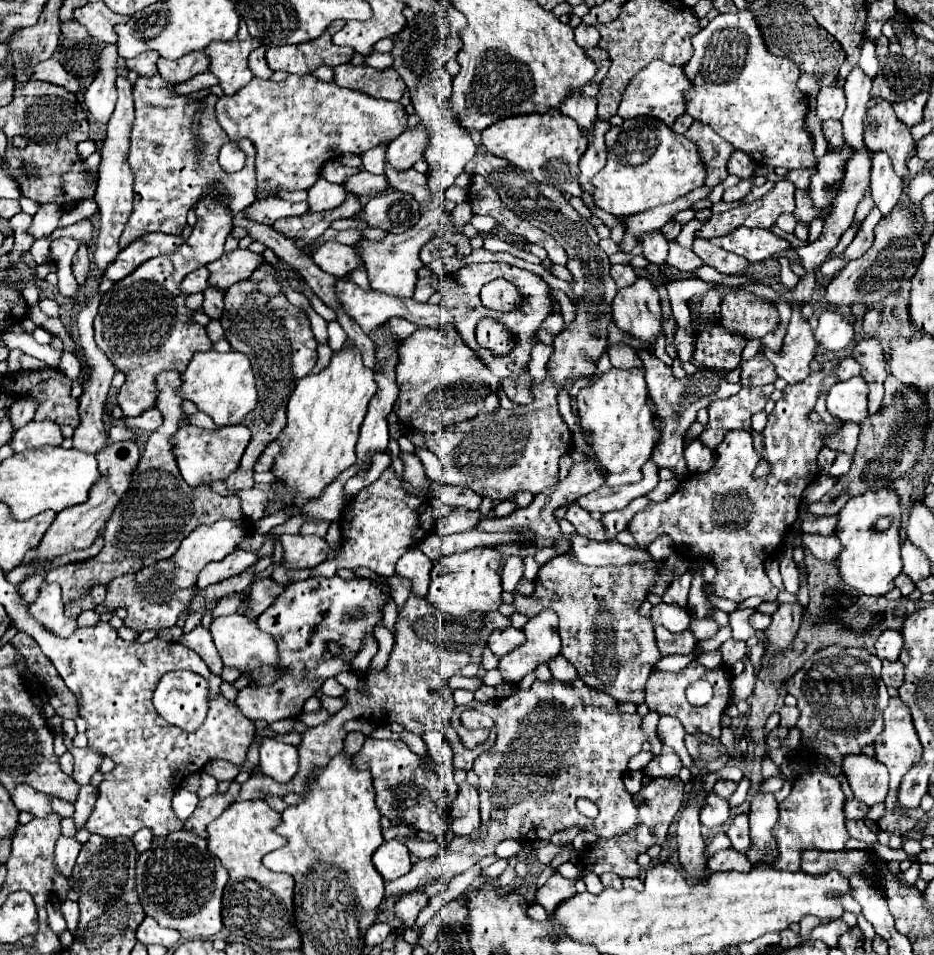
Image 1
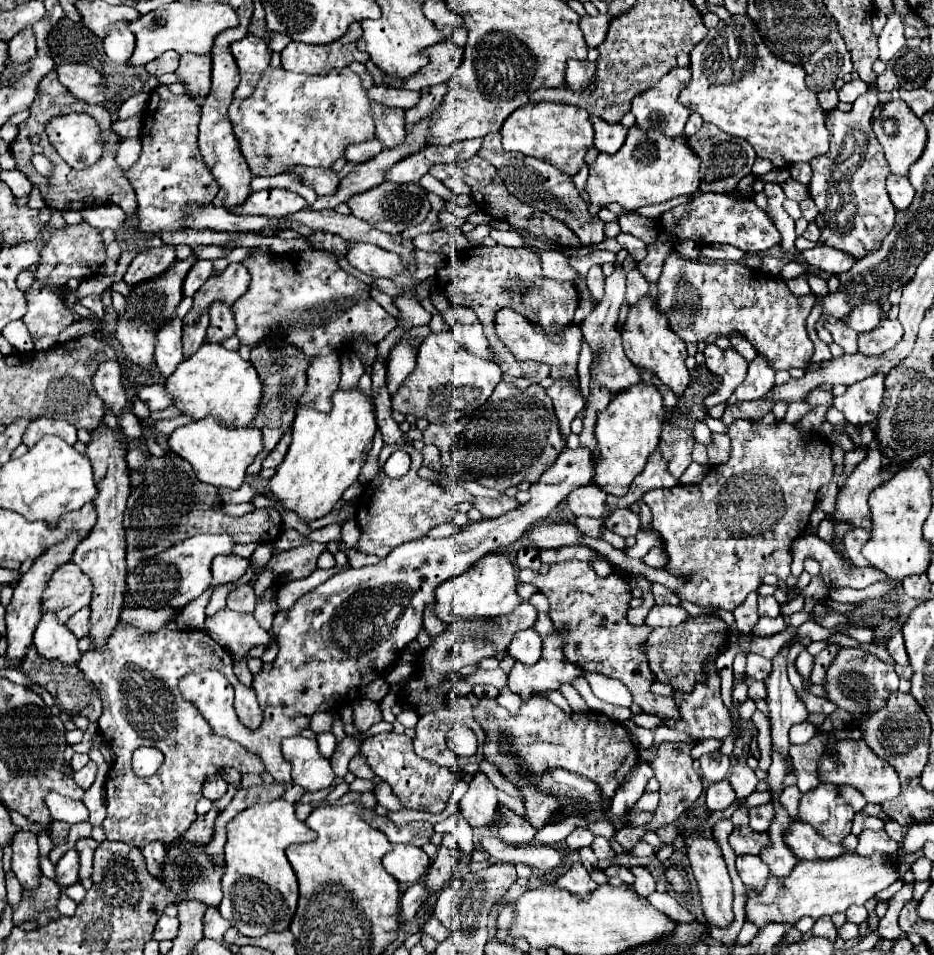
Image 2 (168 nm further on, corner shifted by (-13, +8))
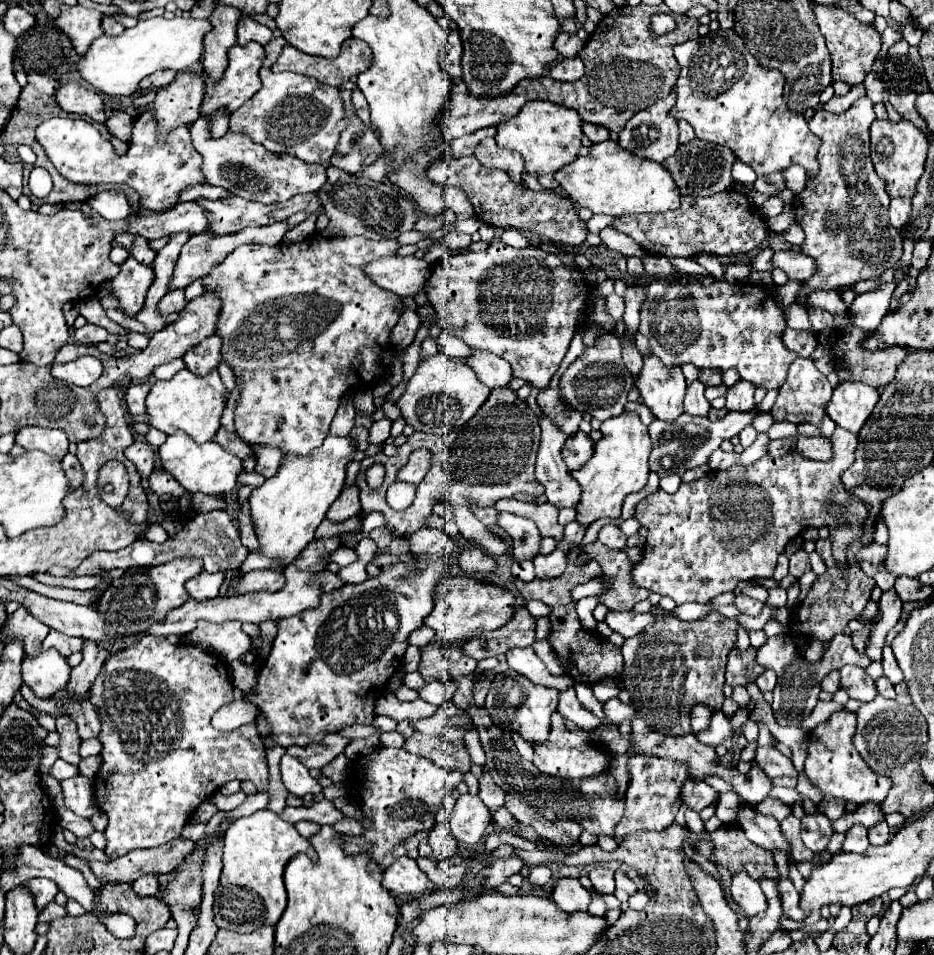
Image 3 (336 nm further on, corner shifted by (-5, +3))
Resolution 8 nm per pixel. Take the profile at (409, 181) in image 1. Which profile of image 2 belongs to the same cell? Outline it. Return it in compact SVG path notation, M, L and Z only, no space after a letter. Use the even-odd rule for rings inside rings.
M385 105L377 107L377 131L375 135L381 139L383 147L395 149L395 145L401 145L405 141L405 129L403 129L403 109L385 111Z

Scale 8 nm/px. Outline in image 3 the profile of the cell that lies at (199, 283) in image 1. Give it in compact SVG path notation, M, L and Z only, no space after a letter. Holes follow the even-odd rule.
M175 290L163 296L163 300L159 300L159 312L163 314L171 314L171 312L181 312L185 308L185 296L183 290Z

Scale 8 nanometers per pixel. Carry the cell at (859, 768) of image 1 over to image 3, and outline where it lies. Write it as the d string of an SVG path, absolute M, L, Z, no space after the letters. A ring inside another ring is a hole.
M849 710L833 712L829 720L821 722L809 732L809 746L807 746L807 760L805 760L805 774L813 786L817 786L823 794L835 796L839 800L851 800L855 804L877 802L881 804L891 788L891 780L871 772L859 752L855 752L851 736L855 734L855 714Z

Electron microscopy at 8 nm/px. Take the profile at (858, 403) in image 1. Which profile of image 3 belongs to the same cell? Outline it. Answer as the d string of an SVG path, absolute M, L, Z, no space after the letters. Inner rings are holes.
M843 382L833 390L833 398L827 406L827 416L839 426L857 434L865 420L871 416L879 392L863 382Z

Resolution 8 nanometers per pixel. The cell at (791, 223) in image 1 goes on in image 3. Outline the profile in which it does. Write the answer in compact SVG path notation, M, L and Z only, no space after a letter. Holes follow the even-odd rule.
M773 196L767 202L763 202L763 210L759 210L759 212L761 212L763 218L771 218L771 216L781 214L781 210L783 210L783 200L777 198L777 196Z

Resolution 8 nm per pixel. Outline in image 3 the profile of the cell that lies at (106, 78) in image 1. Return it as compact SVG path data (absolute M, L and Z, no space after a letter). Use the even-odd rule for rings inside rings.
M103 16L103 32L107 34L107 36L117 36L117 34L121 34L125 28L123 28L123 24L119 22L119 20L115 20L113 16Z

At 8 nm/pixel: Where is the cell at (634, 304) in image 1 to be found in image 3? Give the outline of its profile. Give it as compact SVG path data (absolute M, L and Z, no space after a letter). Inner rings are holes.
M649 356L637 378L637 388L655 418L671 422L683 414L687 384L679 368L665 368L657 356Z

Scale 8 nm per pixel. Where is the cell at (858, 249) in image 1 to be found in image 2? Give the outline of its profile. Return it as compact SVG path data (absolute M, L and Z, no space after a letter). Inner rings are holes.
M817 245L813 249L803 251L803 257L809 265L817 267L819 271L827 271L827 273L843 273L849 271L851 265L855 263L851 259L851 255L843 255L843 251L835 249L835 247L827 247L827 245Z

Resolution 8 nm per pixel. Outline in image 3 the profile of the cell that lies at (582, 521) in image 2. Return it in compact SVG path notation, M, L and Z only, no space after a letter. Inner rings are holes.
M593 542L585 546L585 552L601 566L601 582L609 584L609 588L603 588L599 594L599 604L607 606L607 610L633 610L637 602L649 598L649 592L631 580L631 566L635 566L635 562L631 562L623 550L611 550Z

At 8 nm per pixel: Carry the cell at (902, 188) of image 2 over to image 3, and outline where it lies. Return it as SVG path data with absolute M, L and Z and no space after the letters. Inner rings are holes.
M893 198L889 206L889 218L891 226L903 232L903 228L909 224L911 218L911 198Z

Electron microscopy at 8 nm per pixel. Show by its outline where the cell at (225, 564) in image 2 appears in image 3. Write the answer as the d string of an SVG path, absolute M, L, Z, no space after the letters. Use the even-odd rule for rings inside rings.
M201 572L197 576L193 576L191 580L187 580L185 588L191 600L203 602L203 600L211 600L219 594L219 586L223 582L223 572L217 574L209 574L209 572Z

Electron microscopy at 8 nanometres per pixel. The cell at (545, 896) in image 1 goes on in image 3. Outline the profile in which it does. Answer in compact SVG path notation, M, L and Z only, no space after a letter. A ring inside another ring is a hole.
M561 878L553 888L553 900L563 912L587 912L591 894L579 884L577 878Z

